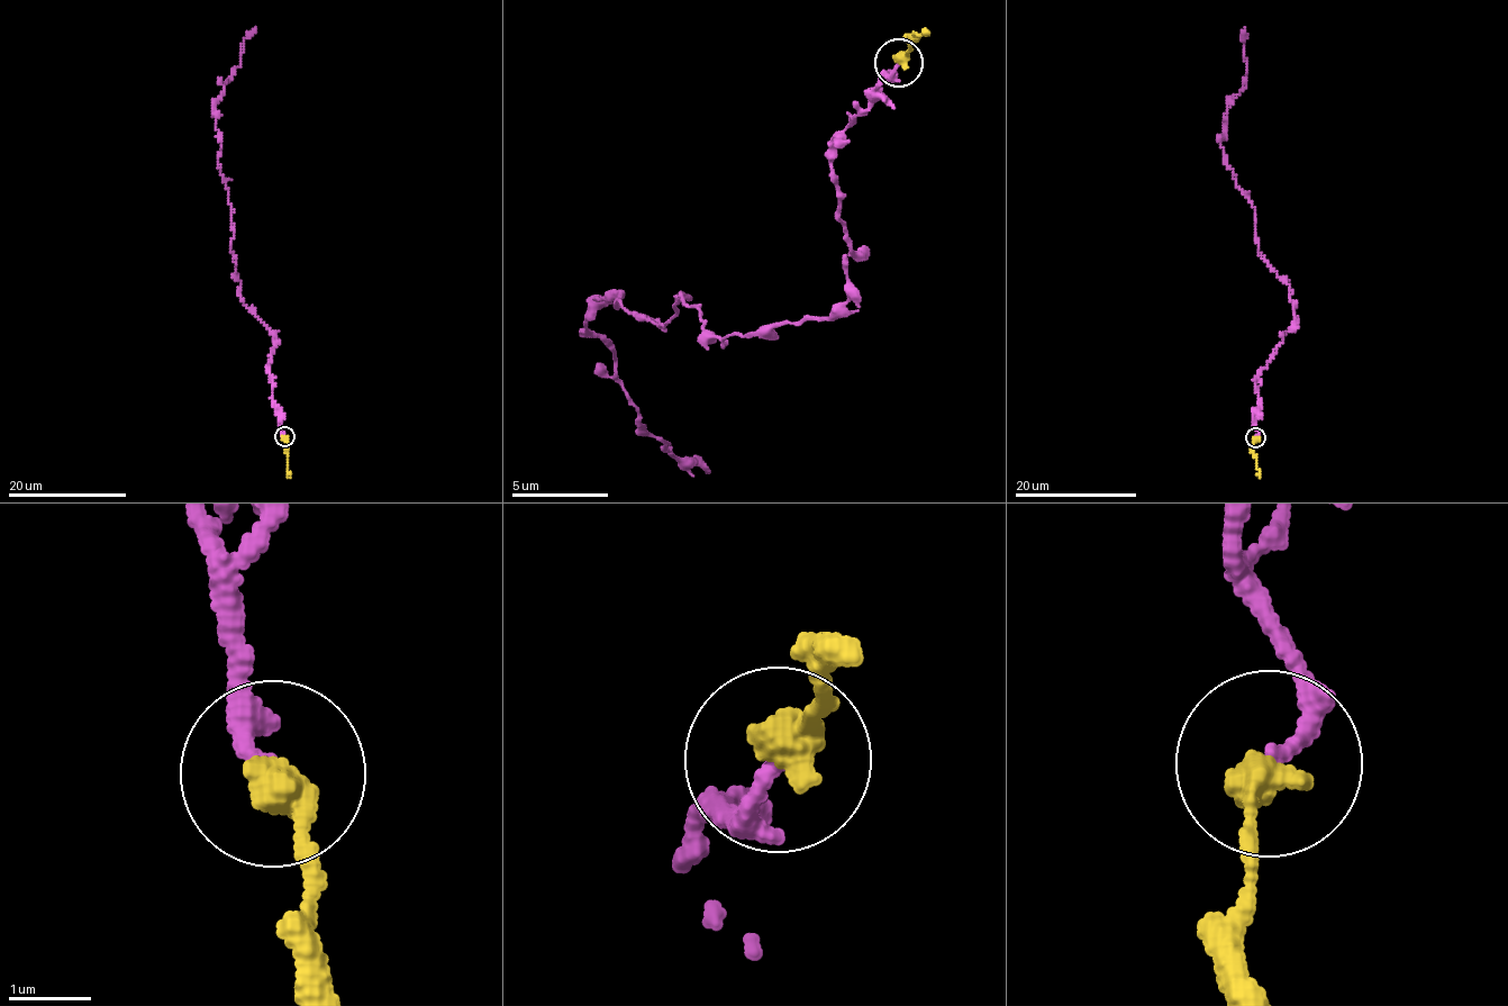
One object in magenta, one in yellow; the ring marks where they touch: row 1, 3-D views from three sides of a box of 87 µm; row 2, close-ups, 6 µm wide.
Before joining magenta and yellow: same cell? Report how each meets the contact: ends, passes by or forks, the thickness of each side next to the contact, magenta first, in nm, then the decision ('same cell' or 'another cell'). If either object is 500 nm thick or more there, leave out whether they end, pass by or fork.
magenta ends | yellow ends | 170/440 nm | same cell

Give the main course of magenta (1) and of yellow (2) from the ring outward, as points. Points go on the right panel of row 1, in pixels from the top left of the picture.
1: (1255, 437), (1254, 379), (1296, 317), (1223, 150), (1228, 107), (1244, 85), (1244, 26)
2: (1255, 437), (1254, 456), (1260, 476)

